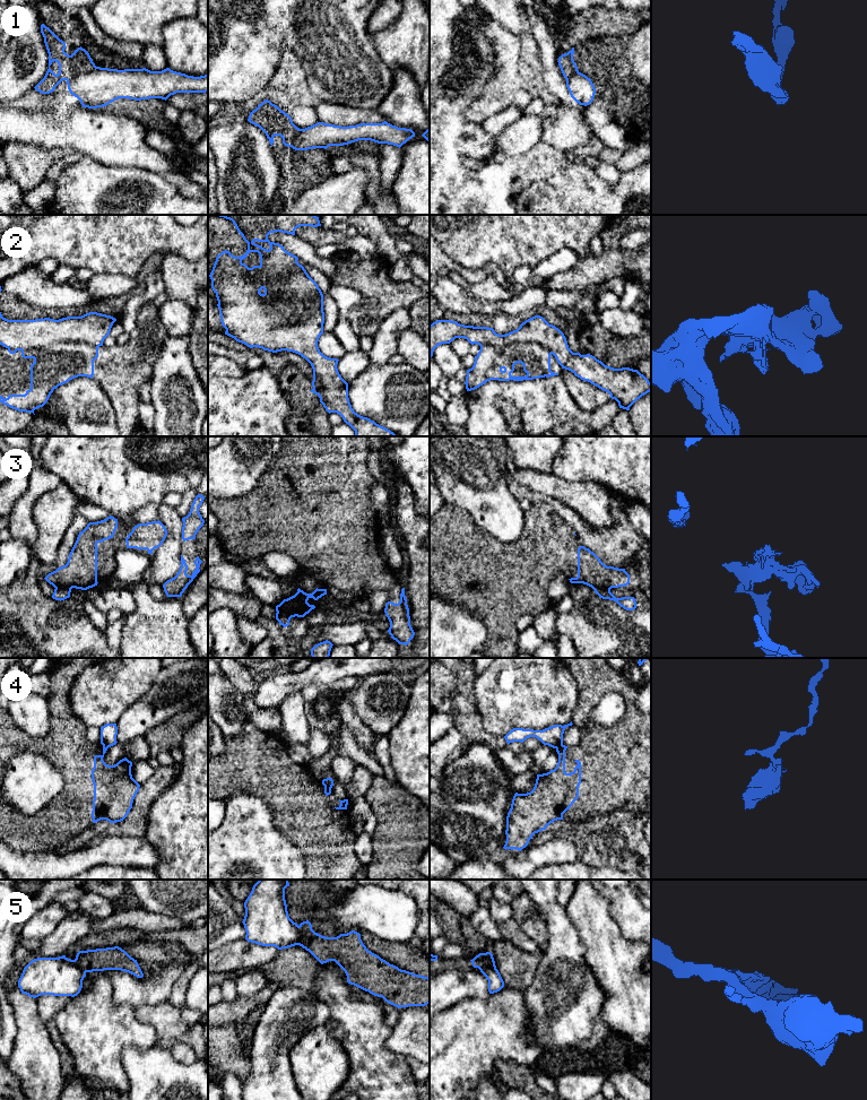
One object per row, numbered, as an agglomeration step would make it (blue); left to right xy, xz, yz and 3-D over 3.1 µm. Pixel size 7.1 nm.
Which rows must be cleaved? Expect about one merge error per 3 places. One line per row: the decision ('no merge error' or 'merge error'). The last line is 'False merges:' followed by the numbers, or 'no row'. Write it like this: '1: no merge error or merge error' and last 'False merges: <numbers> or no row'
1: merge error
2: merge error
3: merge error
4: merge error
5: merge error
False merges: 1, 2, 3, 4, 5

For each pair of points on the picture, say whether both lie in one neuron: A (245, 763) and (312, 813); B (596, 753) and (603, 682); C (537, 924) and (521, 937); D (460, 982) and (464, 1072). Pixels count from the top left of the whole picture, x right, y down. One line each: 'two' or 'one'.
A: one
B: one
C: two
D: two

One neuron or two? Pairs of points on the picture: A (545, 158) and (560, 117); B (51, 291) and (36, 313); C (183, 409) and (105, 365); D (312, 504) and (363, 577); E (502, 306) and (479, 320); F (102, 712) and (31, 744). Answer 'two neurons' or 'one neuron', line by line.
A: two neurons
B: two neurons
C: two neurons
D: one neuron
E: two neurons
F: two neurons

